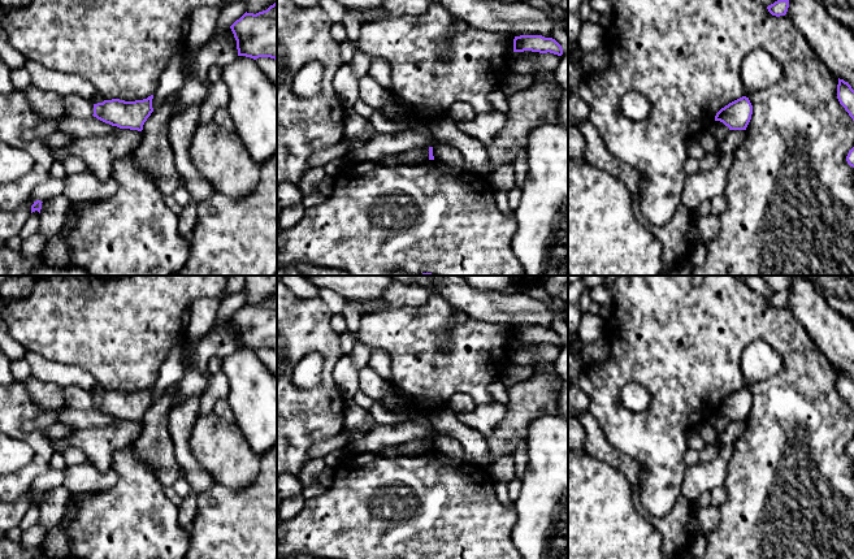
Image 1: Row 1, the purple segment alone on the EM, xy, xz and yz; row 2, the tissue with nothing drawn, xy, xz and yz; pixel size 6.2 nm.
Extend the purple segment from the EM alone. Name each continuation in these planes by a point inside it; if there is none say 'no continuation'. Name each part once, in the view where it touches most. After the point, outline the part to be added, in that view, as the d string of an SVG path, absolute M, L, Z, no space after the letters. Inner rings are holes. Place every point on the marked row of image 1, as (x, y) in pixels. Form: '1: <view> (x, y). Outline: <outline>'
no continuation

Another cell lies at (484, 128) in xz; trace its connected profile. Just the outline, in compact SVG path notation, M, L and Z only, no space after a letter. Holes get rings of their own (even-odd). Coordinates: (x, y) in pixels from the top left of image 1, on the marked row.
M490 112L486 114L477 114L473 120L467 122L456 122L460 131L478 139L485 147L494 142L495 135L506 125L506 113Z

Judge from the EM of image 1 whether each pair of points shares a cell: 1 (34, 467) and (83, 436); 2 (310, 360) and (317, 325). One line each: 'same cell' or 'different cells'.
1: different cells
2: different cells

